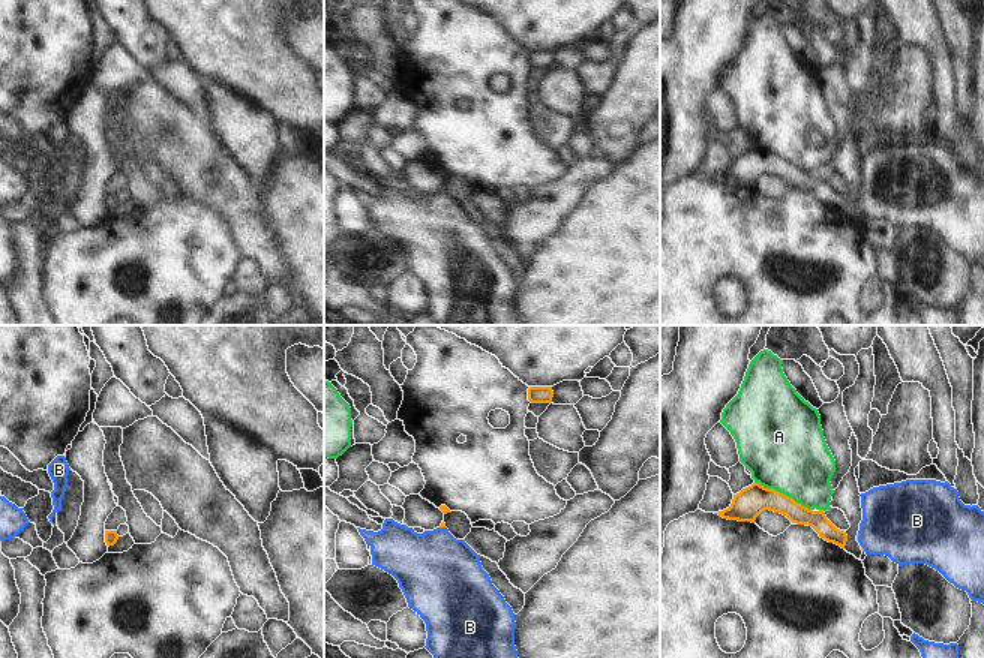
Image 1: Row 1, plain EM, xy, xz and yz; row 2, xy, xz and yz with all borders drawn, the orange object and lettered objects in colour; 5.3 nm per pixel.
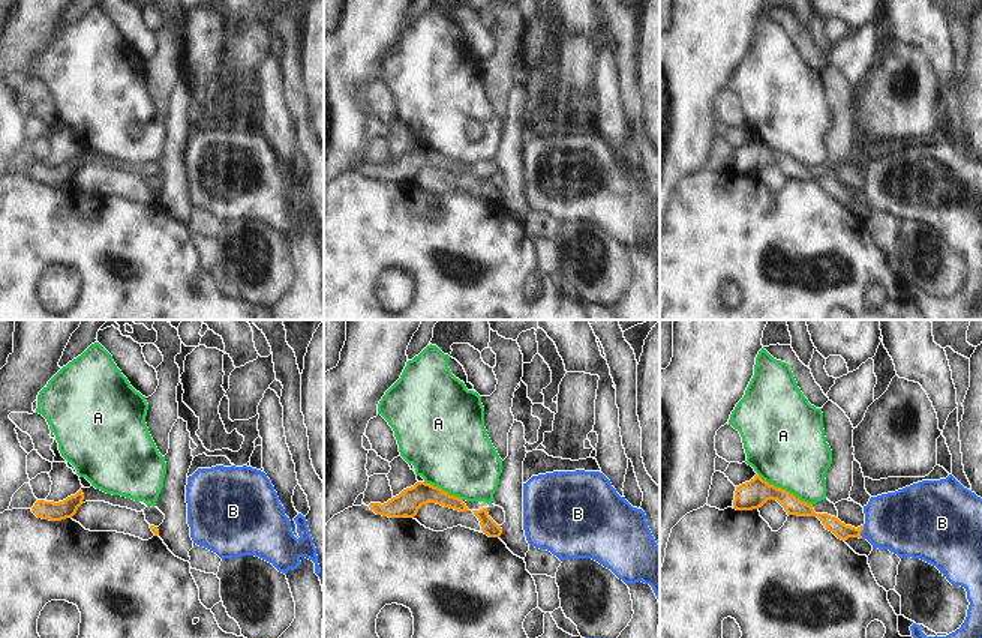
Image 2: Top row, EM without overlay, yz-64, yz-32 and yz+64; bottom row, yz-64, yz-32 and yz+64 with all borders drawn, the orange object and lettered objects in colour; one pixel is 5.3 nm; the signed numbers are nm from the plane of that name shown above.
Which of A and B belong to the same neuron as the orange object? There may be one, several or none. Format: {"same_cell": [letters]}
{"same_cell": ["B"]}

